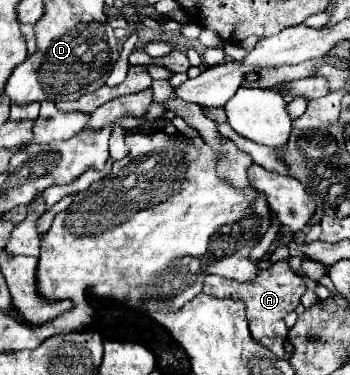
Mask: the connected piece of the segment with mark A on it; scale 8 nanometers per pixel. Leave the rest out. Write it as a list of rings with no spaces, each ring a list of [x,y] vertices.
[[[287,260],[275,262],[267,270],[259,270],[255,280],[251,280],[251,282],[233,282],[233,280],[225,280],[221,276],[209,276],[203,282],[203,292],[211,294],[211,296],[233,298],[233,300],[243,300],[245,302],[249,330],[253,330],[255,340],[259,344],[267,346],[277,358],[285,358],[283,342],[285,342],[285,336],[287,336],[287,328],[285,328],[283,318],[301,304],[301,296],[305,294],[305,288],[307,288],[305,282],[289,268]]]

